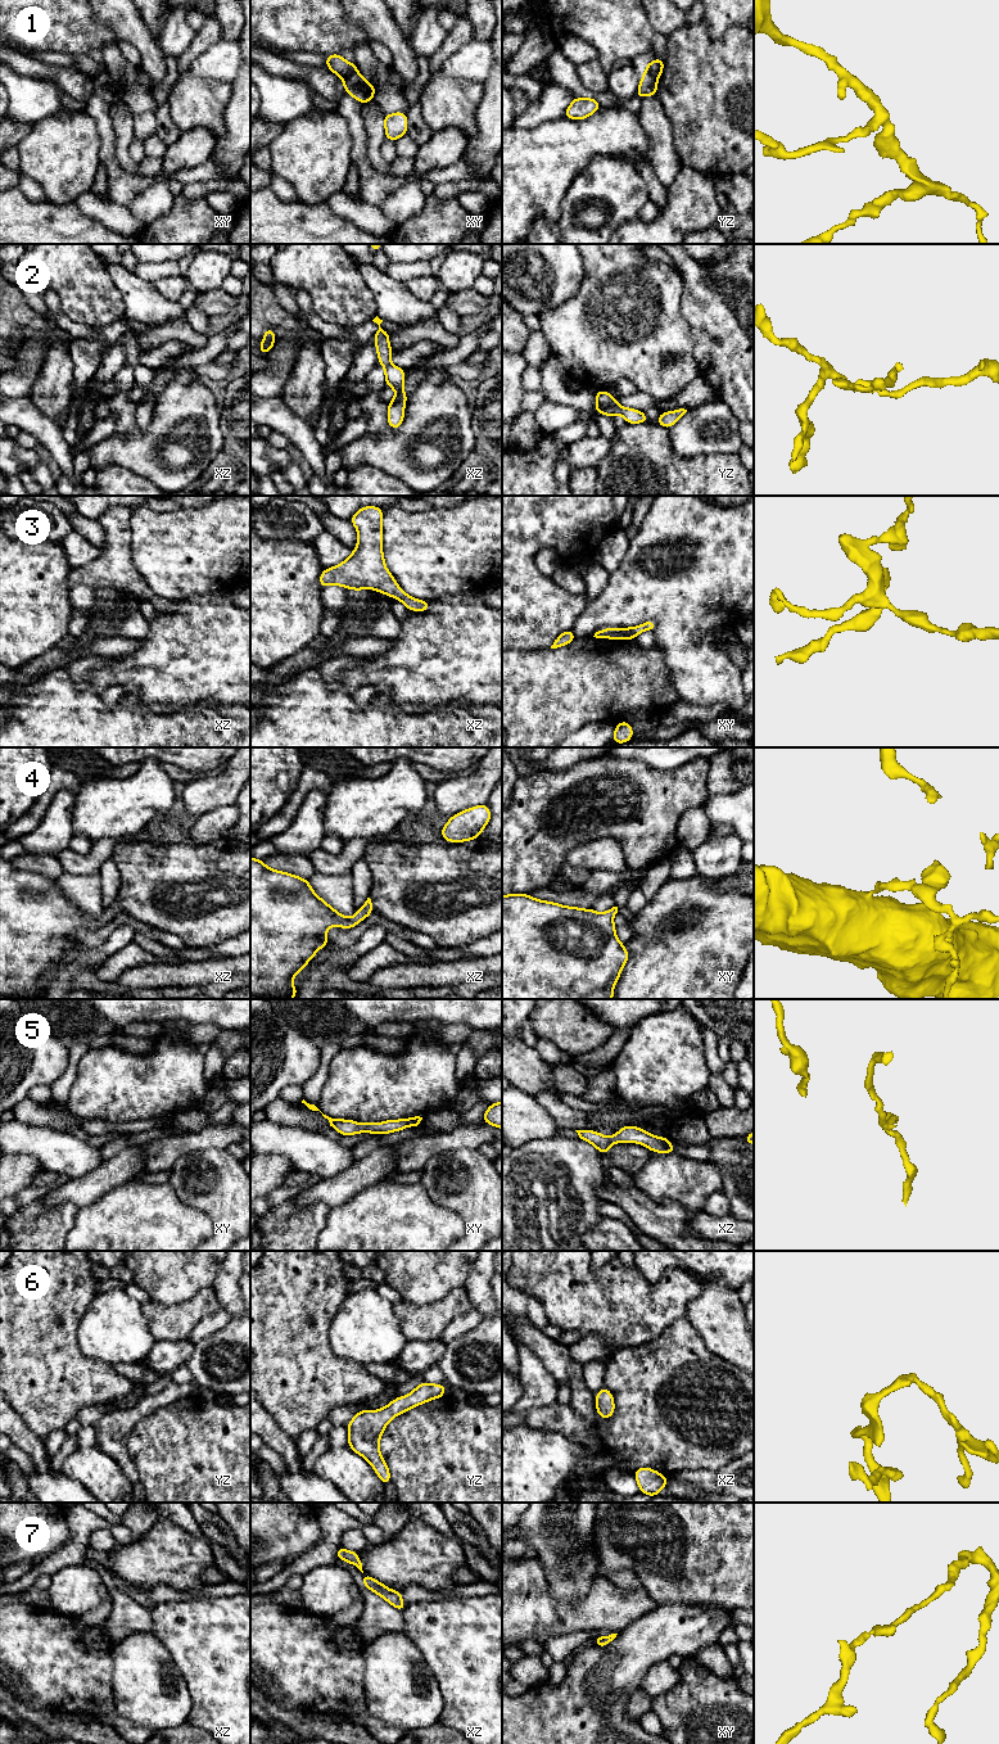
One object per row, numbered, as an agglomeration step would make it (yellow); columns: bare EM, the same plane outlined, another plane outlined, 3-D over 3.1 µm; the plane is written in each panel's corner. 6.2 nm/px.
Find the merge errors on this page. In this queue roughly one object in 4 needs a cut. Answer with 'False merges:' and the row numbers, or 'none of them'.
False merges: 1

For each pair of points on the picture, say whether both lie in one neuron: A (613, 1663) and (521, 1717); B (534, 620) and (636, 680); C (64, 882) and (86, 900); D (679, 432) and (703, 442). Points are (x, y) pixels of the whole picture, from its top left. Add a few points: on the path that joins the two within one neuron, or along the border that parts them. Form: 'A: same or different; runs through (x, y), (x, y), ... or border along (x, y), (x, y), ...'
A: same; runs through (590, 1686), (559, 1717), (545, 1717)
B: different; border along (550, 646), (520, 650)
C: same; runs through (69, 884), (81, 895)
D: same; runs through (685, 434), (695, 434), (697, 437)

